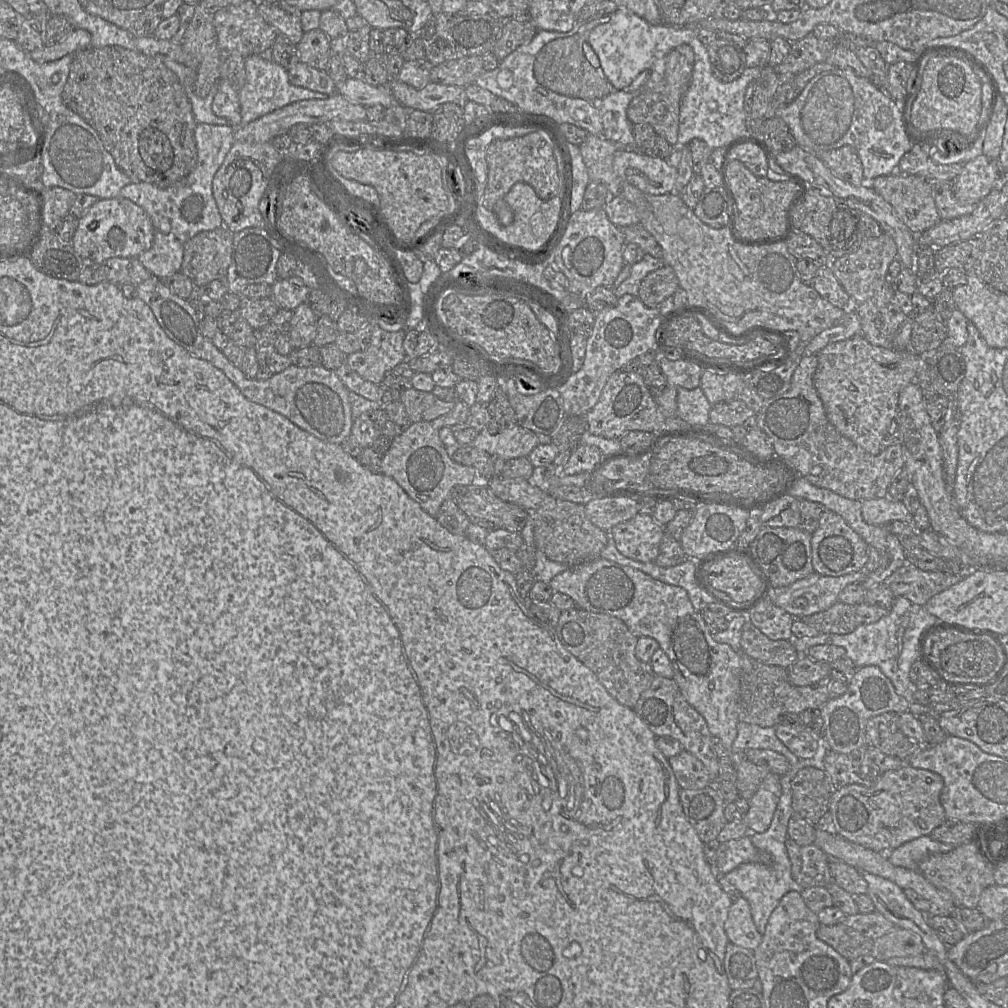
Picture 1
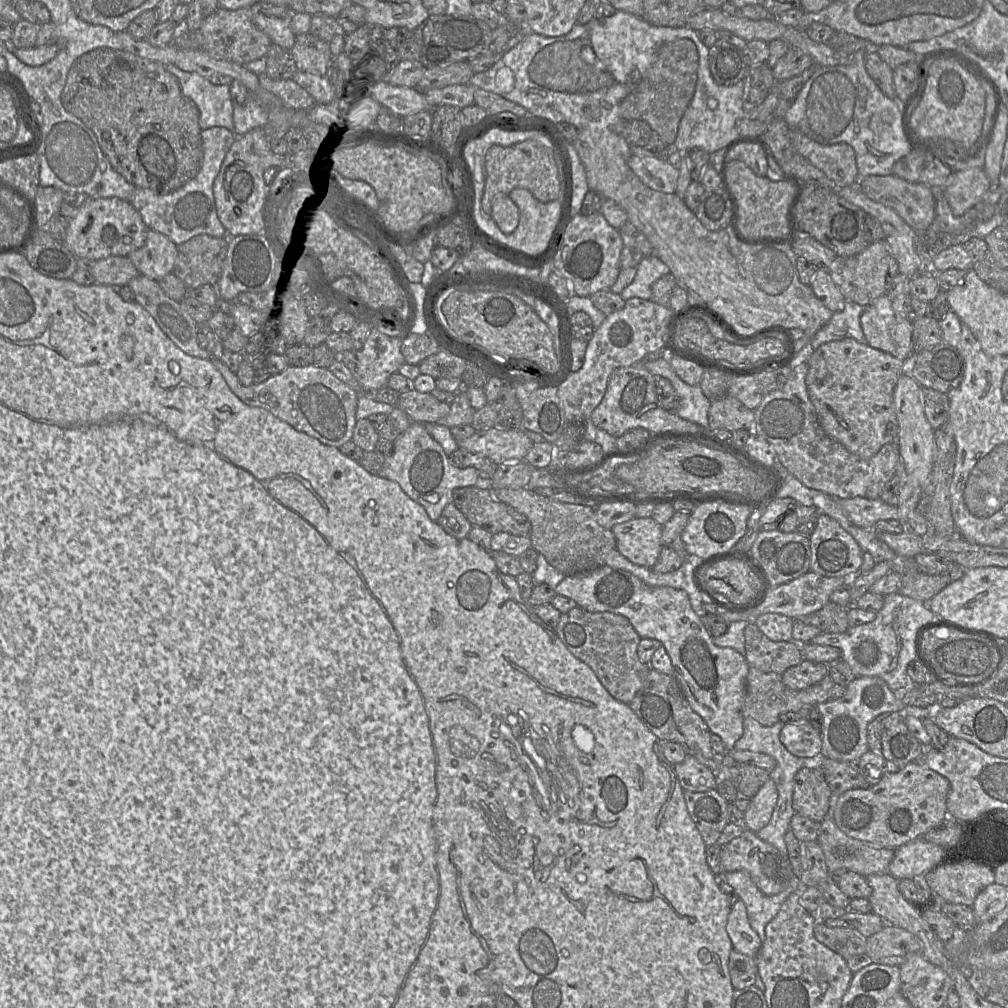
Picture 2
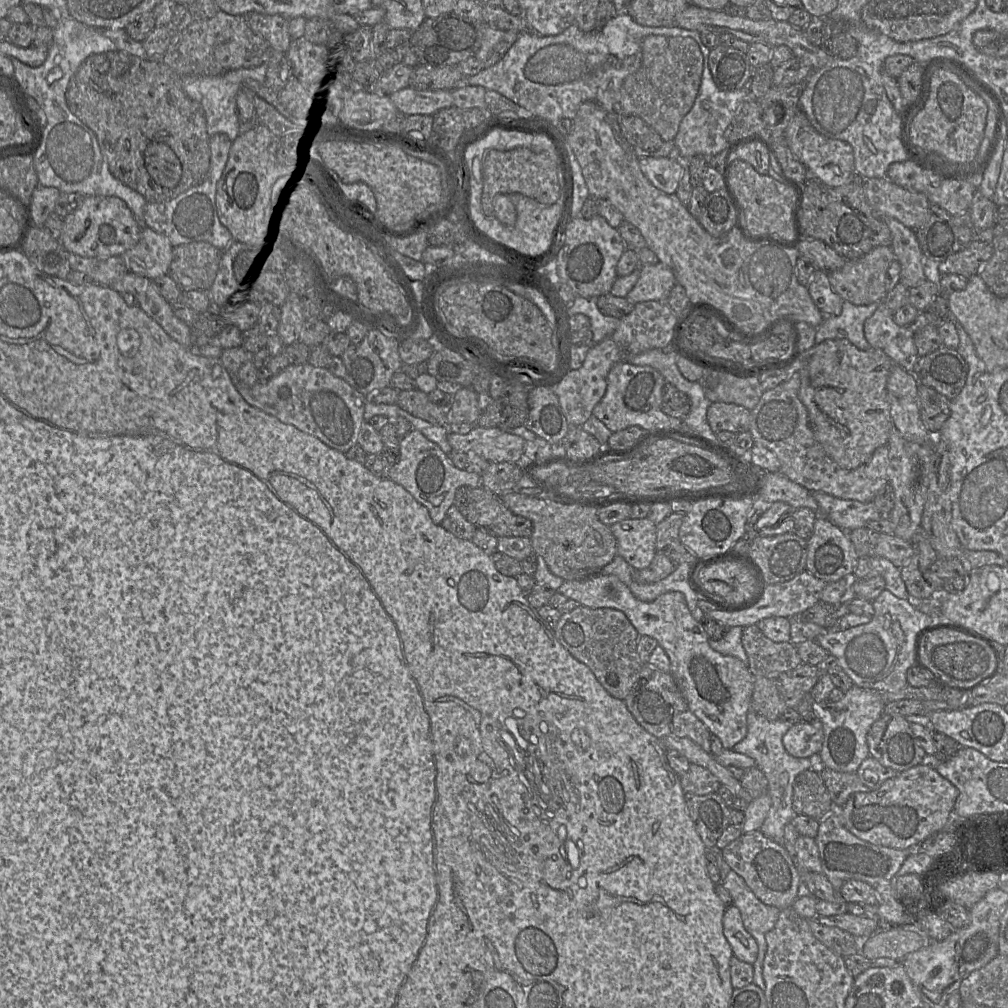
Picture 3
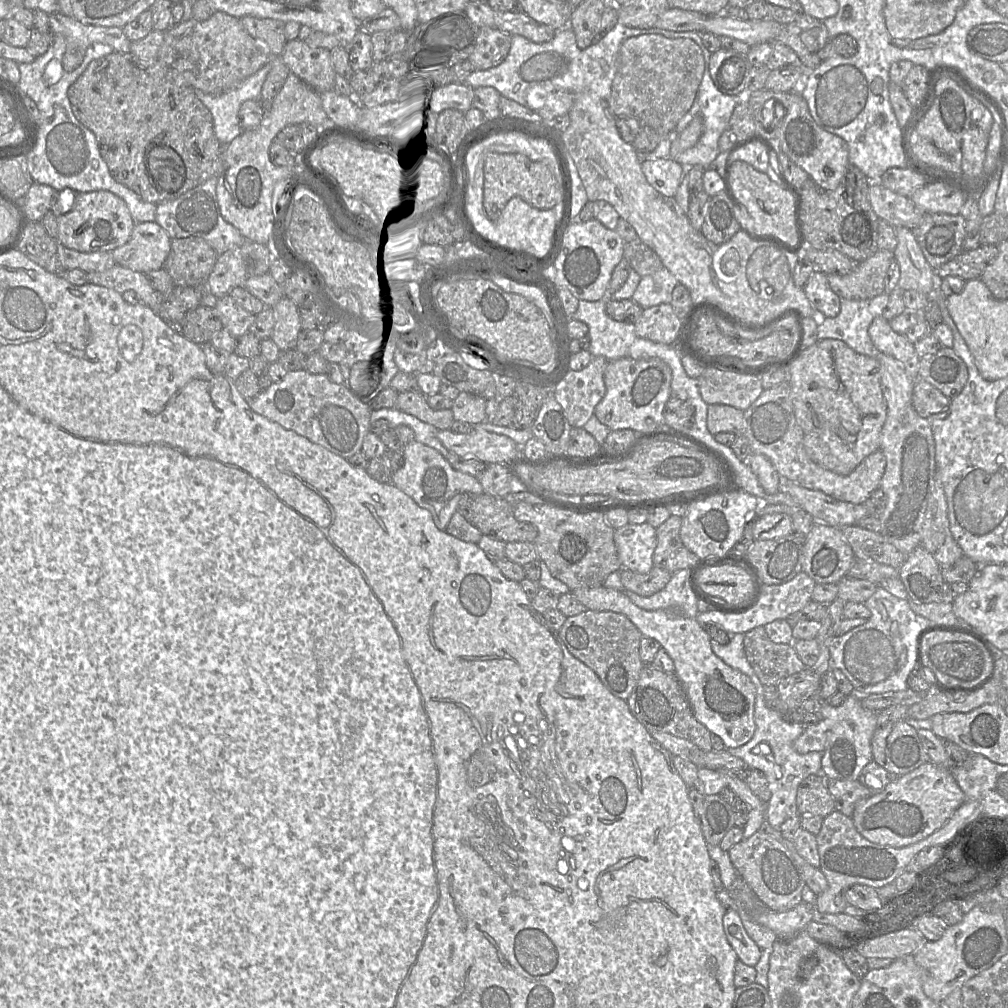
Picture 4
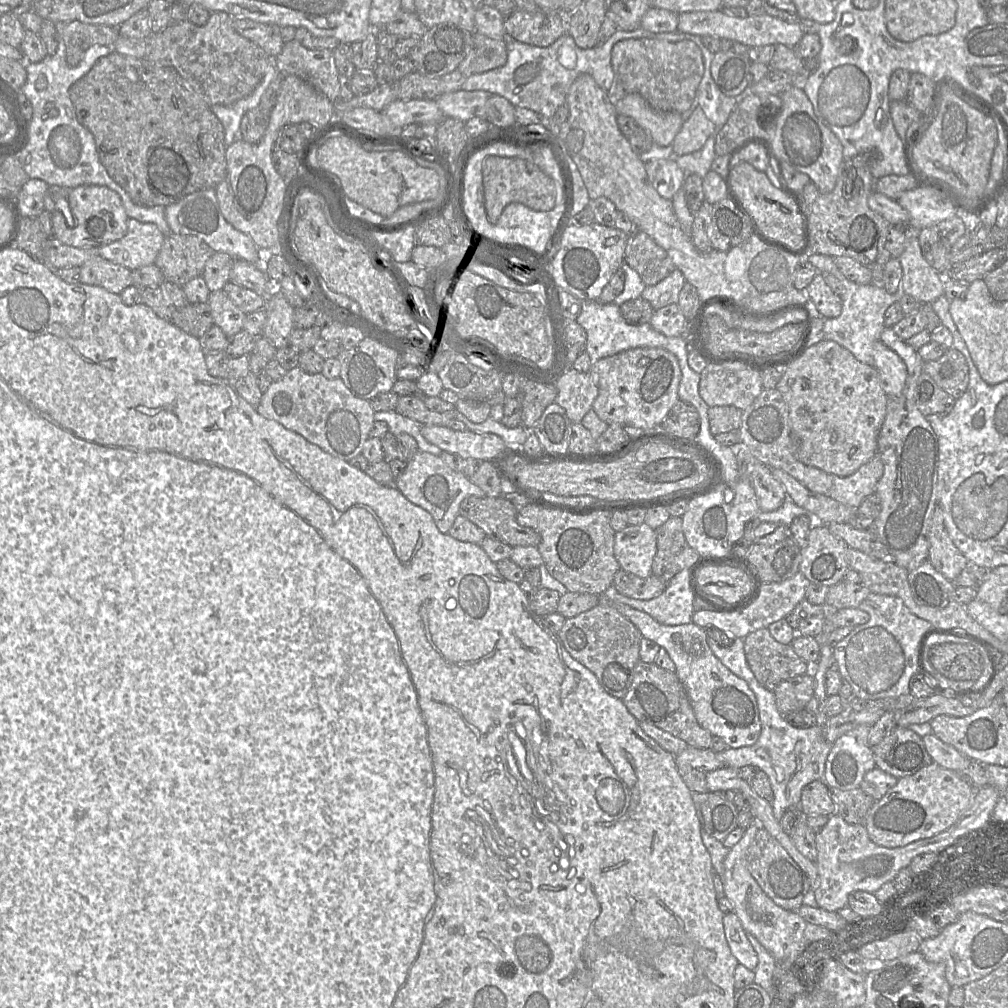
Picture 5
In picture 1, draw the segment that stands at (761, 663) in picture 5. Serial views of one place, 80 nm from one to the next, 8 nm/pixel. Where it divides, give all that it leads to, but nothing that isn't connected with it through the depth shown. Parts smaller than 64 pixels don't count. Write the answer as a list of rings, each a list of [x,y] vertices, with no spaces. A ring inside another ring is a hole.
[[[747,620],[742,627],[741,649],[766,665],[788,668],[799,659],[790,640],[771,640]]]

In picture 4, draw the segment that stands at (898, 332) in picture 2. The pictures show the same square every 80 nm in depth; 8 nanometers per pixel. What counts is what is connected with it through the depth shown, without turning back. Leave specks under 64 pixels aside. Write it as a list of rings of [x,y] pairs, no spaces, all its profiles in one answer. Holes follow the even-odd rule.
[[[883,316],[875,318],[868,329],[869,336],[879,353],[899,360],[912,380],[919,379],[919,362],[915,346],[906,335],[895,332]]]

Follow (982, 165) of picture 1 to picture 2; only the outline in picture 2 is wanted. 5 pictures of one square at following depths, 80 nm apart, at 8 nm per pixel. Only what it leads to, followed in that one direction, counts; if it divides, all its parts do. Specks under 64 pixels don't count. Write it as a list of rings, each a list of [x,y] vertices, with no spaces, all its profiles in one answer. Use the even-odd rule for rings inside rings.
[[[984,168],[953,171],[943,187],[943,194],[956,216],[973,208],[991,187]]]

